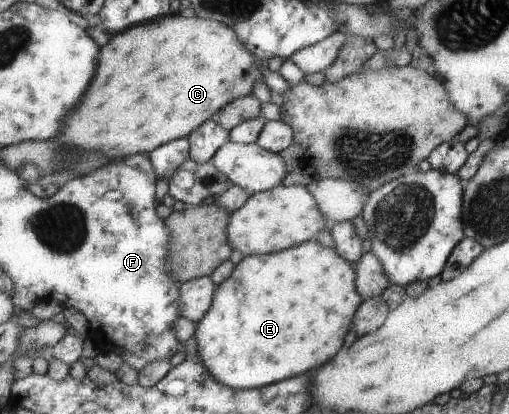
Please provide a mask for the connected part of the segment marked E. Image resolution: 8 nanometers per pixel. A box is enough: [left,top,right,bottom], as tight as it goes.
[194,239,363,390]

